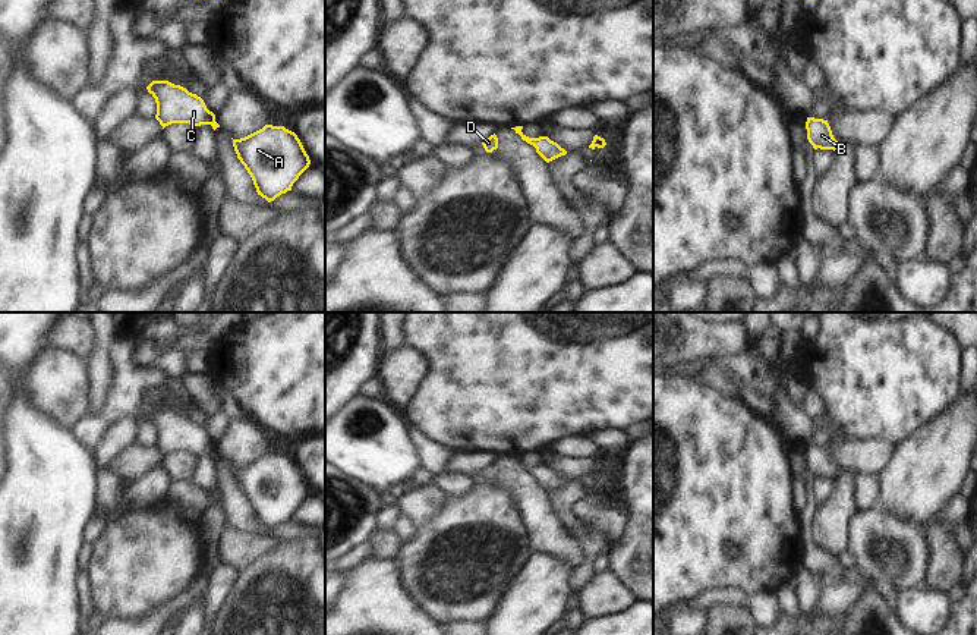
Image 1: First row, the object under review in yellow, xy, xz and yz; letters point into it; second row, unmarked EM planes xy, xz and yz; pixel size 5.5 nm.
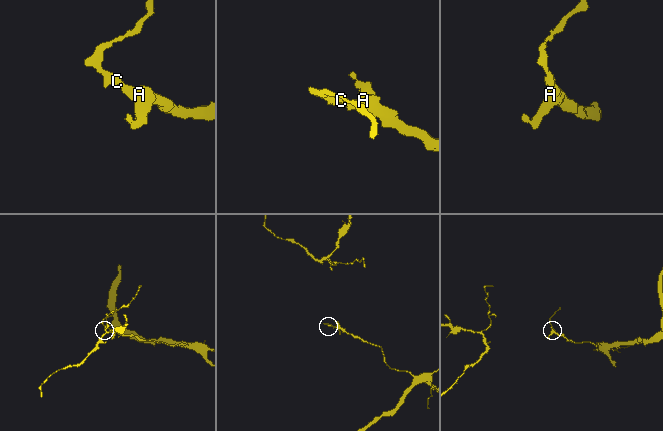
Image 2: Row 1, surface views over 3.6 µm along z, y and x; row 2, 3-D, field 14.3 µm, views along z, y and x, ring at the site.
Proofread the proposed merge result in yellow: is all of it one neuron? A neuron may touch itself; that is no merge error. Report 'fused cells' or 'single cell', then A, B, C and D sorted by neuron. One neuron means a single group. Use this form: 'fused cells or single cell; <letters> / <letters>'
single cell; A B C D

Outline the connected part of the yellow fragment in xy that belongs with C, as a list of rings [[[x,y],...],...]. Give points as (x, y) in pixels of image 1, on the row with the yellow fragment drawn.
[[[152,81],[146,89],[155,98],[155,119],[163,129],[171,123],[211,125],[214,131],[220,128],[204,100],[186,88],[168,81]]]

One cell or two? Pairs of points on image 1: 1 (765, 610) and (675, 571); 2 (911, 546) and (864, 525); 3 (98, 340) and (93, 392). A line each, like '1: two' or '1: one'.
1: two
2: one
3: one

